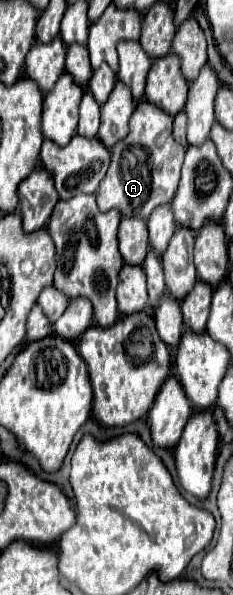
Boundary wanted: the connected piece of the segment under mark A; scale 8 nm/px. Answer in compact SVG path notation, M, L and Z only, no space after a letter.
M145 100L137 104L129 120L131 130L121 142L113 146L111 166L97 190L97 204L103 212L117 208L123 216L147 220L157 206L169 204L173 200L181 176L185 148L173 140L171 122L173 118L155 104Z

